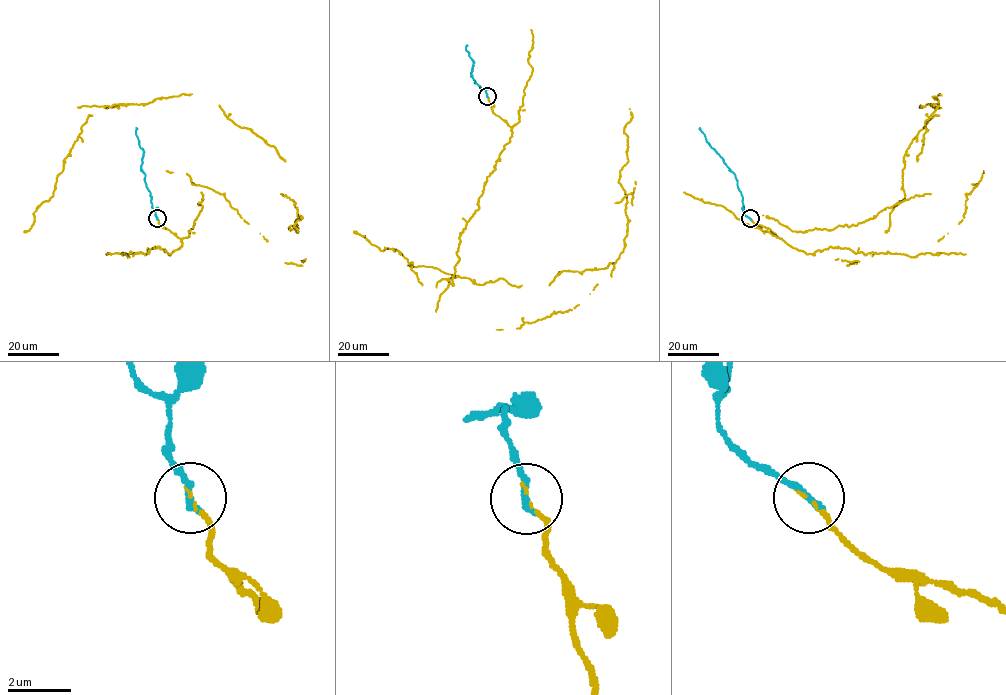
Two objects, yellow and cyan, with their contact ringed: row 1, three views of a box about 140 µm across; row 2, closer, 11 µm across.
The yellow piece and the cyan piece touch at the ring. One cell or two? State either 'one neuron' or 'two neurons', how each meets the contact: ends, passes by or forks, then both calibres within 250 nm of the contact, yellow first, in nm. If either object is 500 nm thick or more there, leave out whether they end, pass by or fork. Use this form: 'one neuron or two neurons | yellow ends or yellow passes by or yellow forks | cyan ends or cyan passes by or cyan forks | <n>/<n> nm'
one neuron | yellow ends | cyan ends | 100/240 nm

